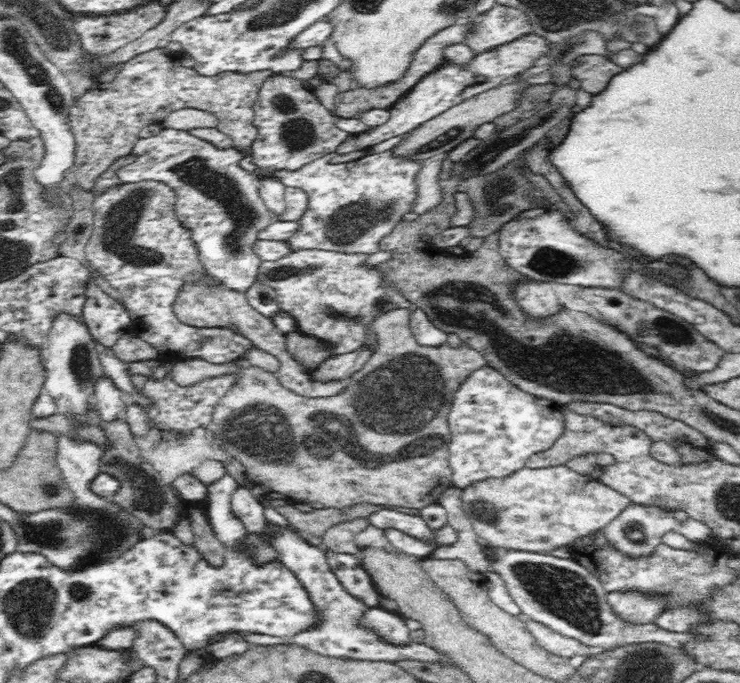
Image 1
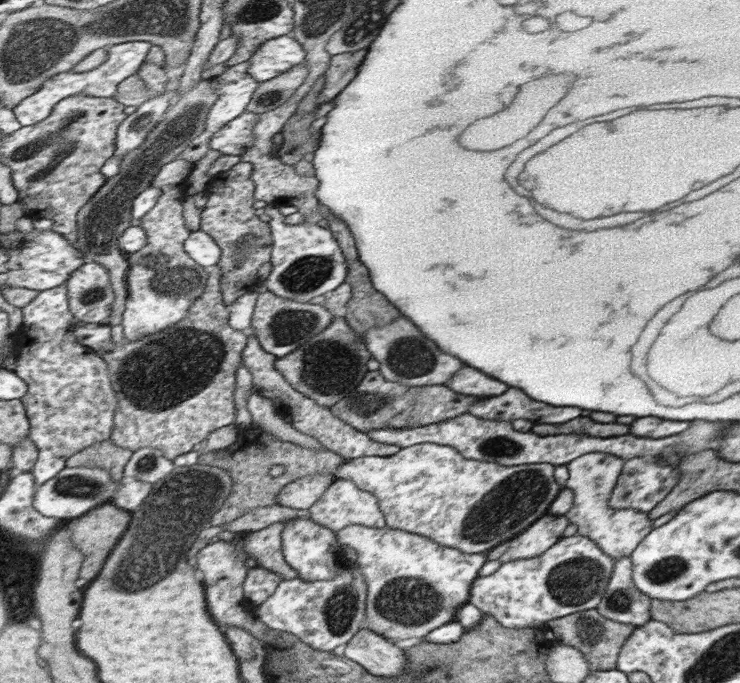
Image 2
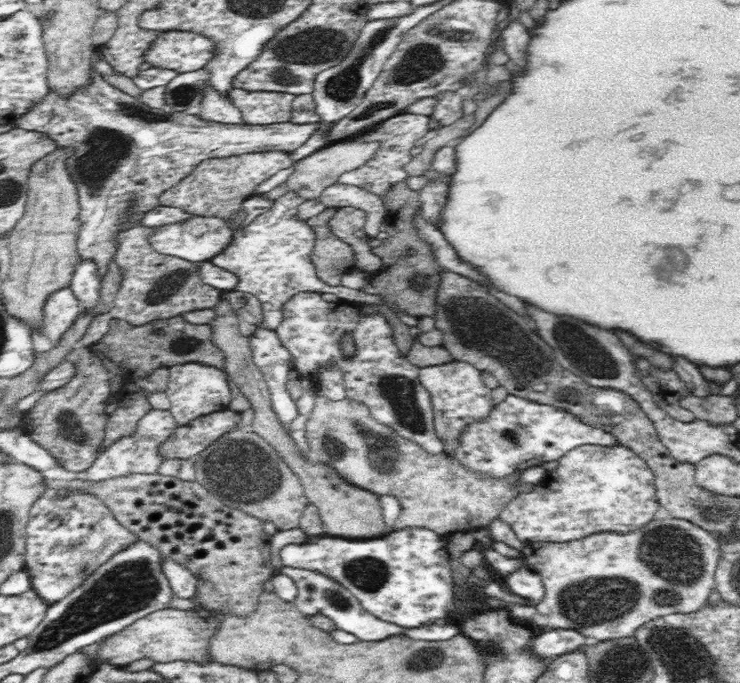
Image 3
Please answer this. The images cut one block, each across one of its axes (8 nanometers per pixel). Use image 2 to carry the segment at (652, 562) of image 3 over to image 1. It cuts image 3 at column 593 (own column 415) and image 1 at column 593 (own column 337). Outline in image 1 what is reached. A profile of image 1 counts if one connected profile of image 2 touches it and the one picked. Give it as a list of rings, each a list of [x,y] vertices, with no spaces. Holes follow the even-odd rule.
[[[630,504],[624,512],[618,514],[618,518],[614,518],[608,526],[604,526],[602,530],[598,532],[592,532],[592,534],[586,534],[586,536],[604,536],[616,550],[620,550],[624,556],[628,558],[646,558],[650,556],[652,552],[656,552],[656,548],[664,542],[664,534],[666,532],[680,532],[684,534],[688,540],[692,542],[706,542],[714,538],[712,534],[712,528],[708,528],[706,524],[702,524],[700,520],[694,520],[694,518],[688,518],[686,522],[676,522],[674,518],[674,512],[672,510],[664,510],[664,508],[658,508],[658,506],[642,506],[642,504]]]

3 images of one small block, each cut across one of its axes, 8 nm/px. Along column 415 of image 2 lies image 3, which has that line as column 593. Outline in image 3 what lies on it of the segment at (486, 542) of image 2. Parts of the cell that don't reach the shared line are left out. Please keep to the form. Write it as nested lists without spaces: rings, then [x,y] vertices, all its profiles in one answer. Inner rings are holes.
[[[586,444],[582,448],[574,448],[566,456],[558,460],[556,470],[546,472],[546,476],[536,484],[532,492],[518,494],[514,500],[510,500],[504,510],[500,512],[500,518],[516,532],[518,540],[522,542],[572,542],[582,540],[592,534],[600,532],[618,532],[628,534],[634,530],[640,530],[648,526],[648,522],[656,520],[660,502],[656,498],[656,480],[654,472],[648,468],[648,464],[630,448],[626,446],[594,446]]]

